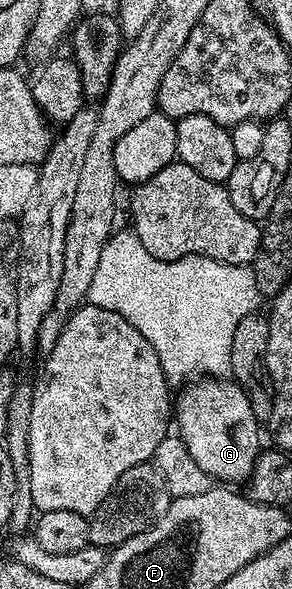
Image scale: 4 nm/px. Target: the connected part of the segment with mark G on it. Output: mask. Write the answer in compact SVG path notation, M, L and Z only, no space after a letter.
M195 378L179 392L182 393L176 396L176 432L182 437L184 446L188 446L192 458L196 458L200 470L207 472L211 481L225 482L230 486L238 486L241 480L242 483L249 481L263 445L258 433L260 422L256 414L252 414L252 402L248 402L246 388L230 378Z

